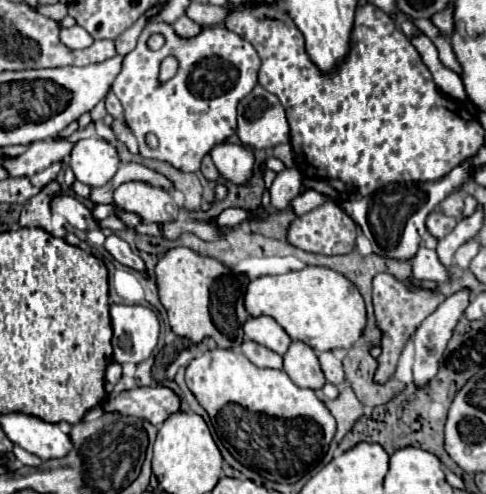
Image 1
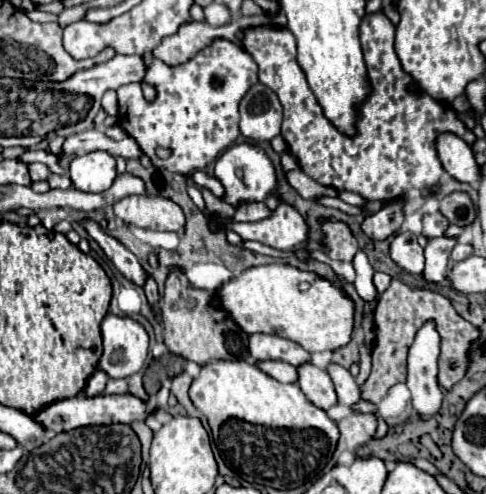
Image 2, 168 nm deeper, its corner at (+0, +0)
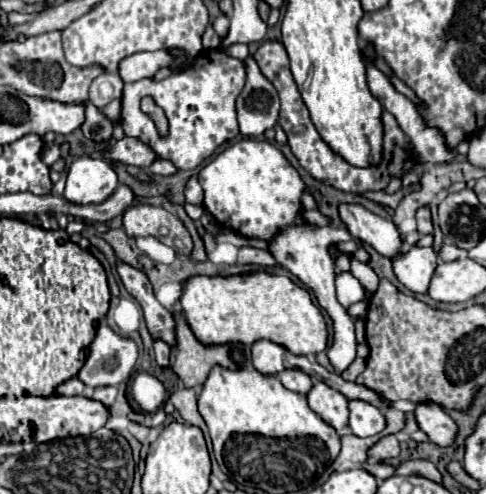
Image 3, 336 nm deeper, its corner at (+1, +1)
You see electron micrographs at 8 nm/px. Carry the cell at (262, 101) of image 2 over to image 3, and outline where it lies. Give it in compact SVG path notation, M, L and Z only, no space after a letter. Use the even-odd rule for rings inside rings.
M252 57L244 61L246 85L236 99L236 113L240 133L246 137L258 137L278 121L278 93L274 85L260 73L260 67Z

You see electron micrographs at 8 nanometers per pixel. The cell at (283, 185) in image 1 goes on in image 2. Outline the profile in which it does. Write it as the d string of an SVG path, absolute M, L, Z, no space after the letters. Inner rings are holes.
M287 202L279 204L279 208L265 220L255 222L255 226L245 224L233 224L233 230L243 240L257 240L271 248L279 250L297 250L299 256L305 256L303 244L307 240L307 226L301 214Z

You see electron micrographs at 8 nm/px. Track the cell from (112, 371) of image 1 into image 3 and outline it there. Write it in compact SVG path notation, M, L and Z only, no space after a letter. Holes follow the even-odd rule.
M74 377L74 379L68 379L62 385L58 385L54 393L56 395L82 395L84 393L84 385L82 385L82 381L78 377Z

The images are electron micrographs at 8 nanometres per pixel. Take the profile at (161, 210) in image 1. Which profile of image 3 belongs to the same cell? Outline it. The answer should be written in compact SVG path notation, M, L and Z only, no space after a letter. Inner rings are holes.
M136 205L126 209L124 229L128 237L156 237L160 243L168 247L176 247L180 255L192 253L192 239L182 221L178 221L164 207L154 205Z

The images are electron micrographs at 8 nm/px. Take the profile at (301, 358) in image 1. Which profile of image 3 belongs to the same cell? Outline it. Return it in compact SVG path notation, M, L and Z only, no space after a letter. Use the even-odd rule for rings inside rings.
M314 383L312 393L308 393L308 405L336 431L342 431L344 427L348 427L348 415L350 415L348 399L342 393L336 393L336 389Z

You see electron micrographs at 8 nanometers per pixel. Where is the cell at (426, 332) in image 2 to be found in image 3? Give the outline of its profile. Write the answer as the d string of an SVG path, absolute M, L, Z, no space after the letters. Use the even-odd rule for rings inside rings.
M432 403L416 405L416 419L420 429L430 437L432 443L440 447L450 447L456 439L458 425L452 421L452 417L440 407Z

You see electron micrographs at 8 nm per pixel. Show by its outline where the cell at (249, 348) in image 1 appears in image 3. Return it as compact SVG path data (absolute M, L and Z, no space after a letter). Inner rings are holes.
M288 369L284 373L278 375L278 379L282 381L282 385L294 393L300 395L308 395L308 391L312 389L312 379L306 373L300 373L300 369Z

